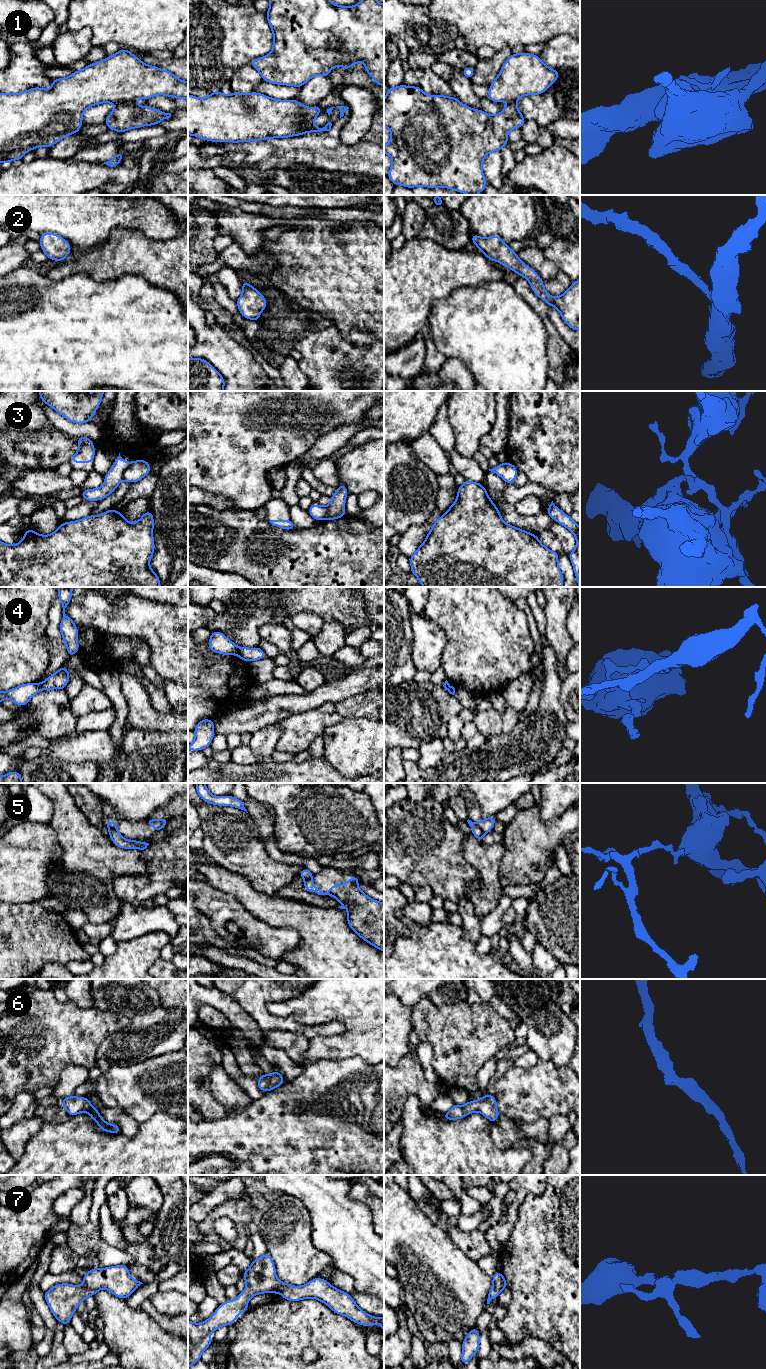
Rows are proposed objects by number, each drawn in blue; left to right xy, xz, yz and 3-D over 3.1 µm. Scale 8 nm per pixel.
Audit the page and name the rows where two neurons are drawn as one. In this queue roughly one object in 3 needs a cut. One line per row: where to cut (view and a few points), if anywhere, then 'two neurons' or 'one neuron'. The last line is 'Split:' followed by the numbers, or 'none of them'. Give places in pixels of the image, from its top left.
1: cut xy (134, 101), (116, 104); two neurons
2: cut none; one neuron
3: cut xy (131, 463), (124, 471), (122, 478); two neurons
4: cut xz (238, 648), (235, 654); two neurons
5: cut yz (476, 823), (484, 832); two neurons
6: cut none; one neuron
7: cut none; one neuron
Split: 1, 3, 4, 5

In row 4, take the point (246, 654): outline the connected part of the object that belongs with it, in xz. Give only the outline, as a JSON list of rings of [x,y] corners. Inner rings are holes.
[[[240,647],[237,650],[236,655],[243,661],[251,662],[257,661],[267,657],[266,653],[260,648],[247,648],[247,647]]]

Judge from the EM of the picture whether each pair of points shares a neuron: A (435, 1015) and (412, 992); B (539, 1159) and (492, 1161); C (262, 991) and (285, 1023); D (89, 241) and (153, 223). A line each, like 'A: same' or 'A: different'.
A: different
B: different
C: same
D: same

